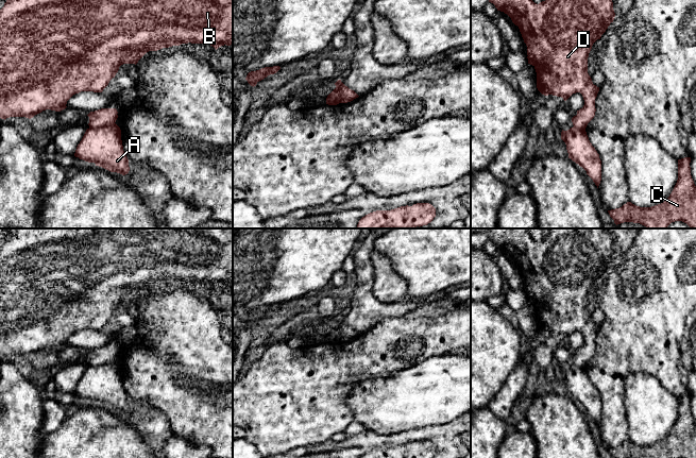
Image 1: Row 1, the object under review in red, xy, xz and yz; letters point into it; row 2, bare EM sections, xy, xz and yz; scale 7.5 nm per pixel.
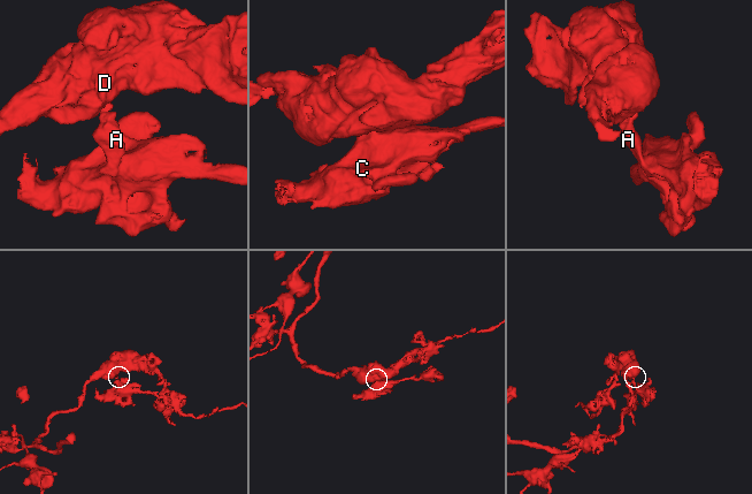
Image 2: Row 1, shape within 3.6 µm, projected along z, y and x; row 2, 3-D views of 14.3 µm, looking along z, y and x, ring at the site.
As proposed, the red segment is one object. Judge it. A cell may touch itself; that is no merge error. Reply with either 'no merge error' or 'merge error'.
merge error

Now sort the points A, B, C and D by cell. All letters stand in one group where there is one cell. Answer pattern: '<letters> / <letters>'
A C / B D

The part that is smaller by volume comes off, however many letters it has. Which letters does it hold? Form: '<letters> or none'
A, C

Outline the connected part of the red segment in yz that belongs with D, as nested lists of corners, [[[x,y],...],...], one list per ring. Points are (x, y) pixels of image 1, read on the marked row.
[[[489,0],[497,11],[507,14],[512,22],[519,27],[524,43],[527,46],[528,64],[532,65],[537,72],[537,88],[544,95],[561,97],[566,101],[573,94],[580,92],[584,100],[582,108],[572,118],[573,125],[585,130],[588,123],[595,116],[595,99],[599,87],[593,84],[588,73],[588,57],[593,44],[600,39],[611,22],[615,13],[612,0],[545,0],[539,4],[532,0]]]

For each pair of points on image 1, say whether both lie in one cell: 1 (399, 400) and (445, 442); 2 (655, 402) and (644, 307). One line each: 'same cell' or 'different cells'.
1: different cells
2: different cells

